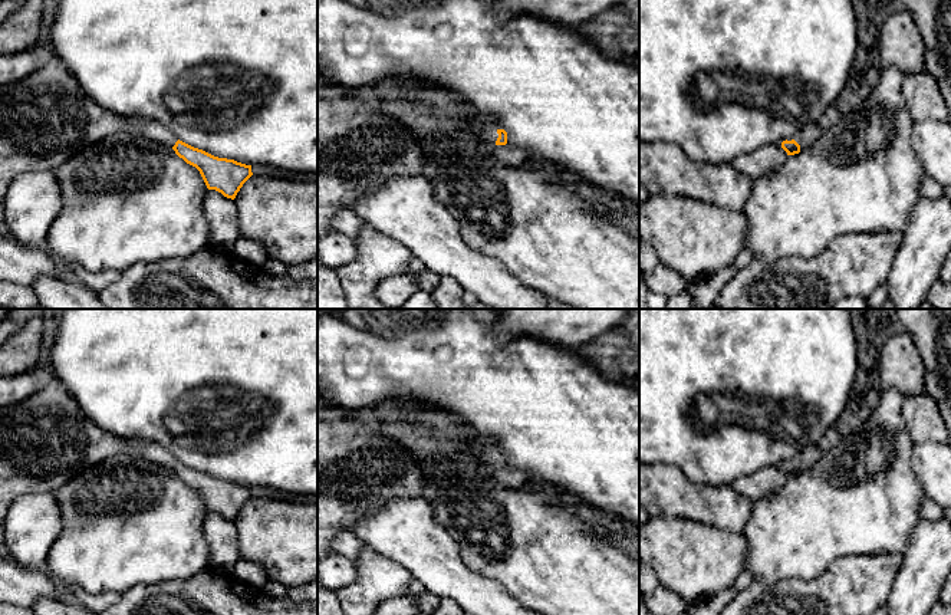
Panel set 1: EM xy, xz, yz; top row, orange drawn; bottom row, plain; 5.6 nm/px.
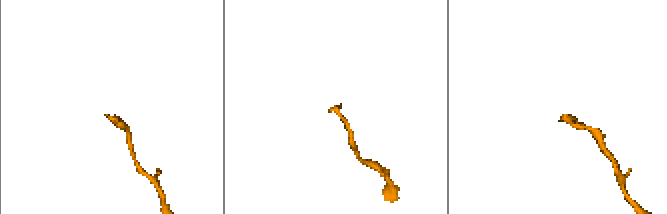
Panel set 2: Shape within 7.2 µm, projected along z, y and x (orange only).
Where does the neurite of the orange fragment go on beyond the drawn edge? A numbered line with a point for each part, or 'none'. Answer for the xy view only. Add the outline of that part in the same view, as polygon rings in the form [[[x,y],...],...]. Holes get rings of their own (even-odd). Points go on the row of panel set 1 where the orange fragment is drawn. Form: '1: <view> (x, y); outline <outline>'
1: xy (45, 118); outline [[[55,56],[32,75],[0,85],[0,204],[19,174],[53,171],[76,152],[118,132],[145,137],[168,148],[178,141],[157,121],[124,116],[99,106],[83,92],[66,65]]]

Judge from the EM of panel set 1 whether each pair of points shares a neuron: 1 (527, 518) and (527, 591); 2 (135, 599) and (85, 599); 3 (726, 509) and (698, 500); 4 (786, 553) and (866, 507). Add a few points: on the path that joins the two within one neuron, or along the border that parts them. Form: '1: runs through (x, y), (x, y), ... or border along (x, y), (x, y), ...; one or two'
1: runs through (527, 536), (527, 572); one
2: border along (121, 594), (118, 599); two
3: runs through (718, 506), (706, 505); one
4: runs through (806, 533), (829, 510), (846, 507); one

